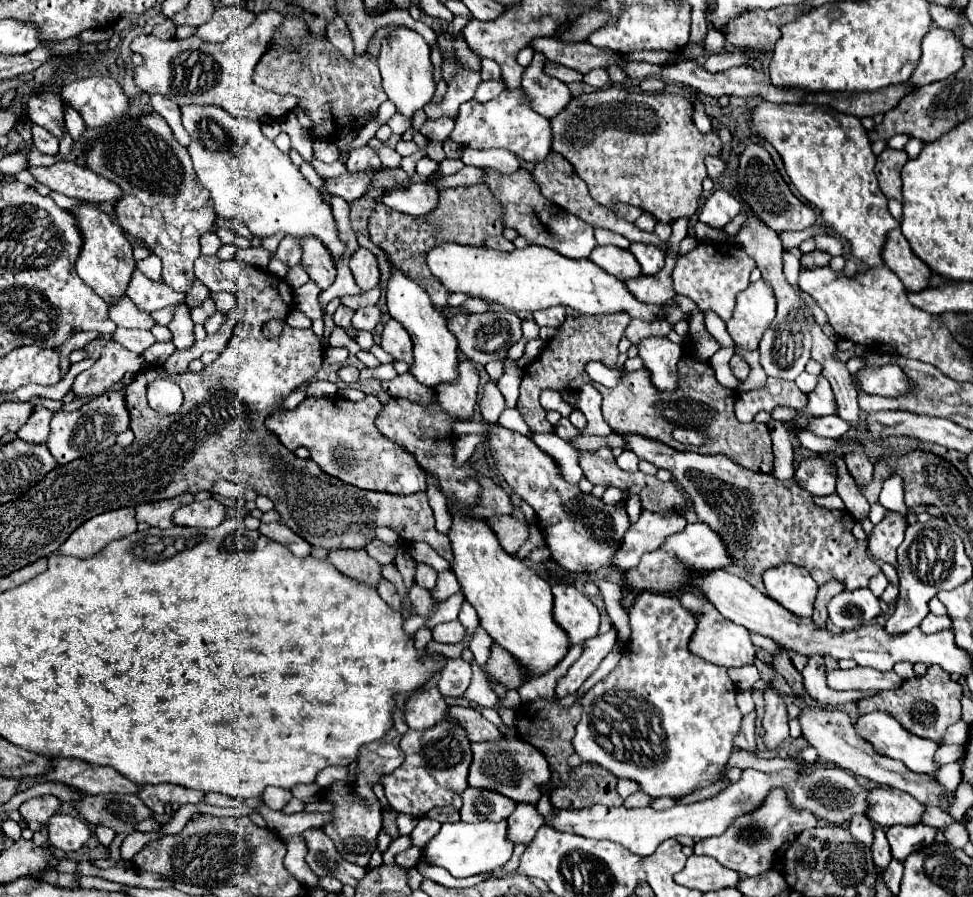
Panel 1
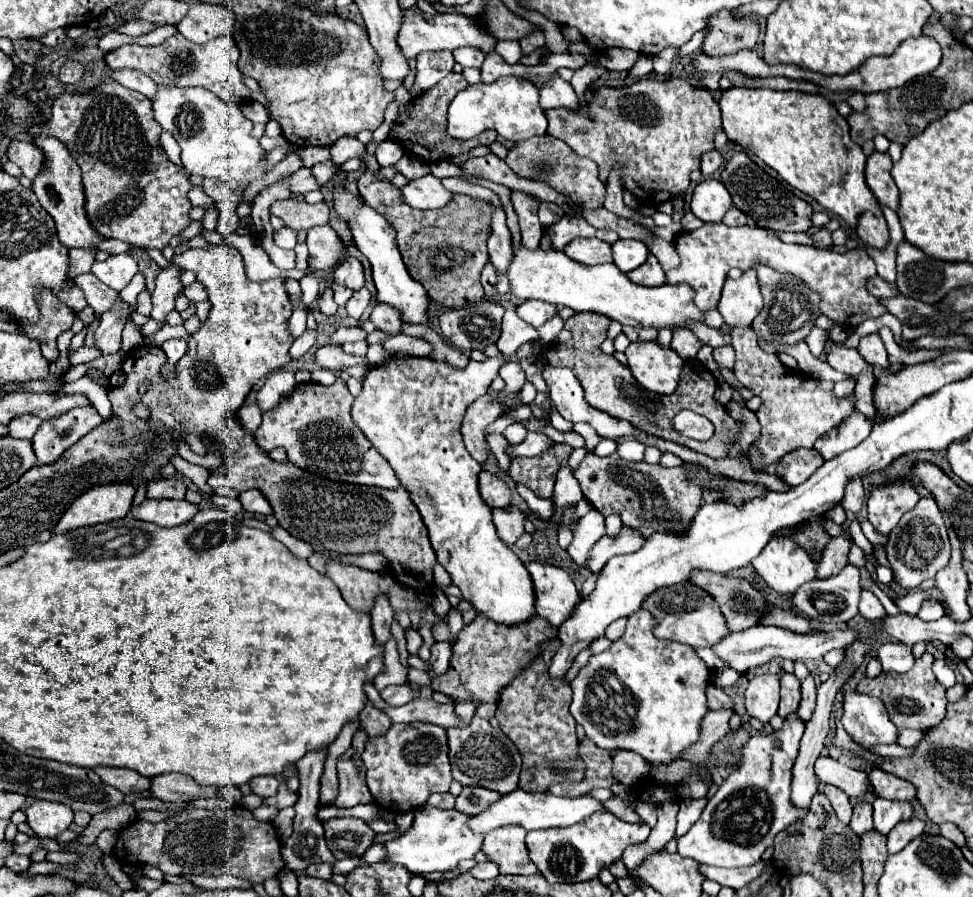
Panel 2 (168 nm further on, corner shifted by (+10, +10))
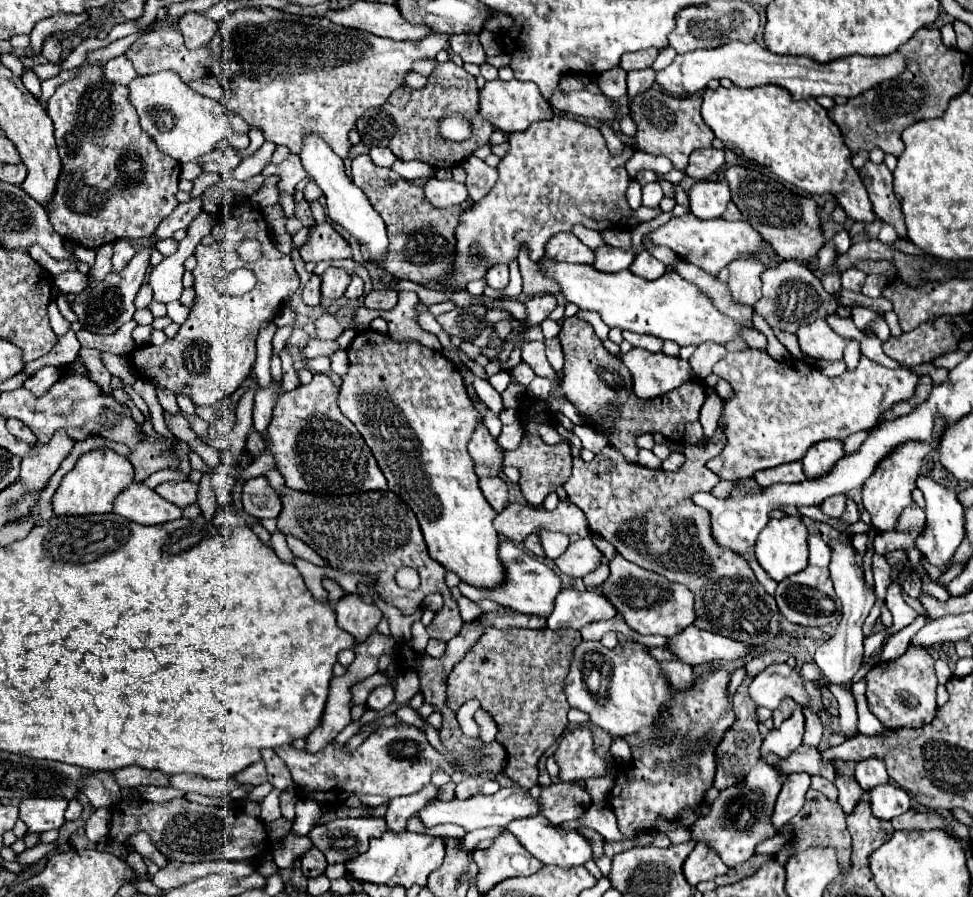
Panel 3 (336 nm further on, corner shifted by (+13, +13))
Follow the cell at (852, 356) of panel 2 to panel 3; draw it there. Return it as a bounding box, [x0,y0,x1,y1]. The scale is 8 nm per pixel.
[796,320,848,362]

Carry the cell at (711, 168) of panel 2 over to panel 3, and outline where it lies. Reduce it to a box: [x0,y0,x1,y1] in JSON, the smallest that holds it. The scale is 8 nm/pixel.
[686,148,724,180]

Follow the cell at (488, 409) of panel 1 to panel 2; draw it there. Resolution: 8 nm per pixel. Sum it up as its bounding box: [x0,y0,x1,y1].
[461,395,503,463]

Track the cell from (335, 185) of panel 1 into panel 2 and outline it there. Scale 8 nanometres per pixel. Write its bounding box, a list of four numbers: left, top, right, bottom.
[289,167,323,197]

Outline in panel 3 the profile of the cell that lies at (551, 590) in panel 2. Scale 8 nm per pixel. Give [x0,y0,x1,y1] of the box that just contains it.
[458,542,562,616]

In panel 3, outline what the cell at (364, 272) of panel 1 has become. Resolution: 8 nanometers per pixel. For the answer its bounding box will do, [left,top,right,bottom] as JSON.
[322,268,350,300]

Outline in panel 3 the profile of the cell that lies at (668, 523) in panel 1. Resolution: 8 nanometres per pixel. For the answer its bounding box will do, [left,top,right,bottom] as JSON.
[554,538,602,578]

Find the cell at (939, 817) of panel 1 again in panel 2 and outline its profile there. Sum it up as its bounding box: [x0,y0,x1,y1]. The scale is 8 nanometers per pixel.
[871,769,917,803]

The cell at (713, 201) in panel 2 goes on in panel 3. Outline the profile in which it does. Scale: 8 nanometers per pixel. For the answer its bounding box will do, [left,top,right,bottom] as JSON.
[690,180,730,218]

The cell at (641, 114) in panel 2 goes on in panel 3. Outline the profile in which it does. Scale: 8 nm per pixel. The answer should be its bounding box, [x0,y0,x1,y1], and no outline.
[630,88,714,170]

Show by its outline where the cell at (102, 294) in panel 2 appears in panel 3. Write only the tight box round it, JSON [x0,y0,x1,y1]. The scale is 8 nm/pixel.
[54,270,86,294]

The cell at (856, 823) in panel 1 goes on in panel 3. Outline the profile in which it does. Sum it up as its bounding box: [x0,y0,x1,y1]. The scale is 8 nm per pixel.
[810,776,838,802]

